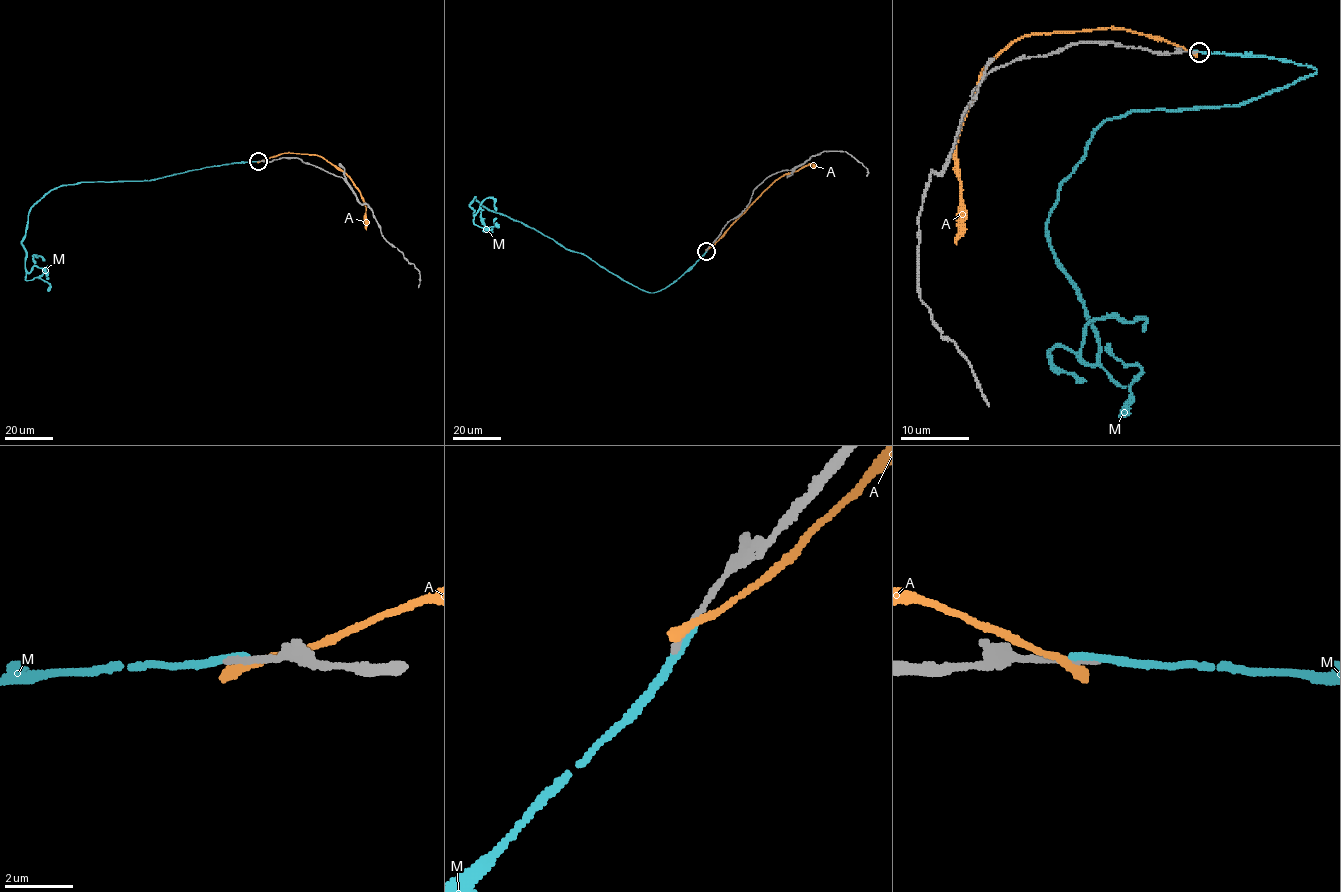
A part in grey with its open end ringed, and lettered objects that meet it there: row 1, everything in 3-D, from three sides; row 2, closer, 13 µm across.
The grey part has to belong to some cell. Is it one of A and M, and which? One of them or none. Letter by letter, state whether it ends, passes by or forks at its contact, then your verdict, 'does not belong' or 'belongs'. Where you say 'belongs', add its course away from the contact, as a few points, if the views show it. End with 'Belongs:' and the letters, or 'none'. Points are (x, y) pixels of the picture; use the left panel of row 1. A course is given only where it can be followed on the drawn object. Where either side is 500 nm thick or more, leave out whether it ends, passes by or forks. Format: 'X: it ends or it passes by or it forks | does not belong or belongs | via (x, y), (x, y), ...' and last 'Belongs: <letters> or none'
A: it ends | does not belong
M: it ends | does not belong
Belongs: none

